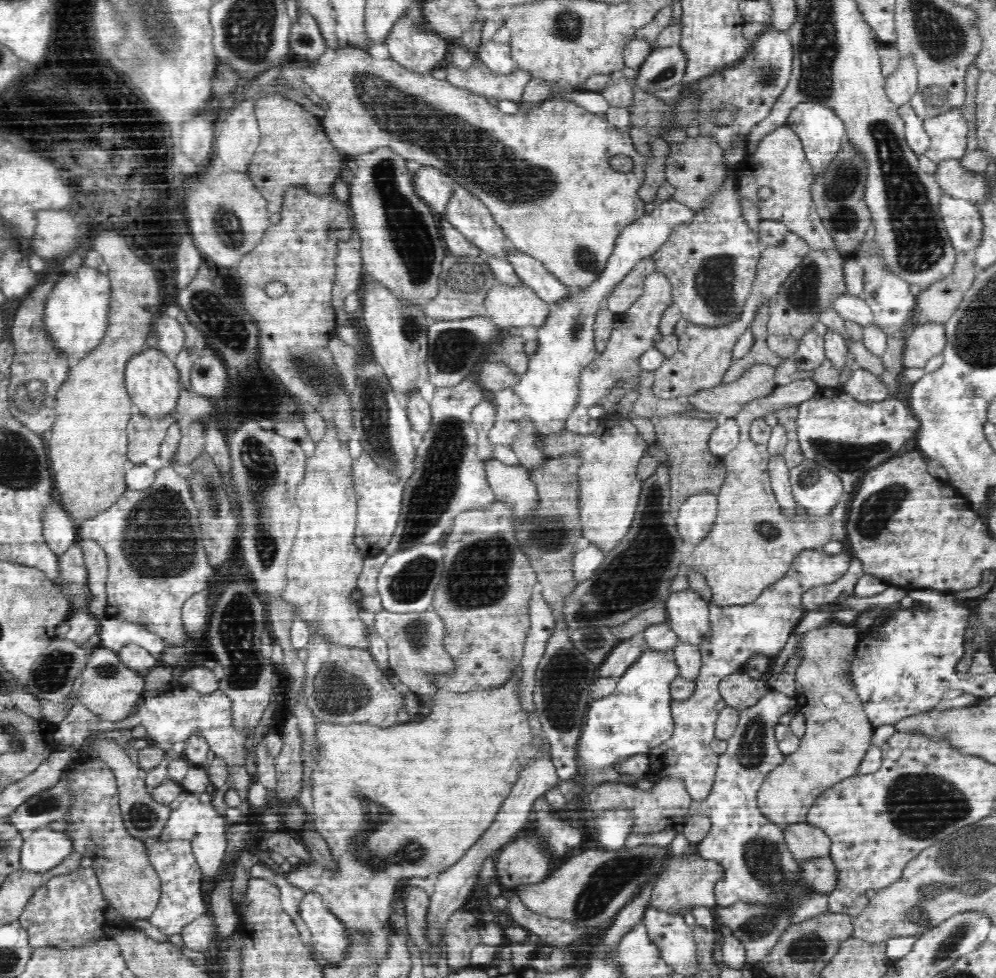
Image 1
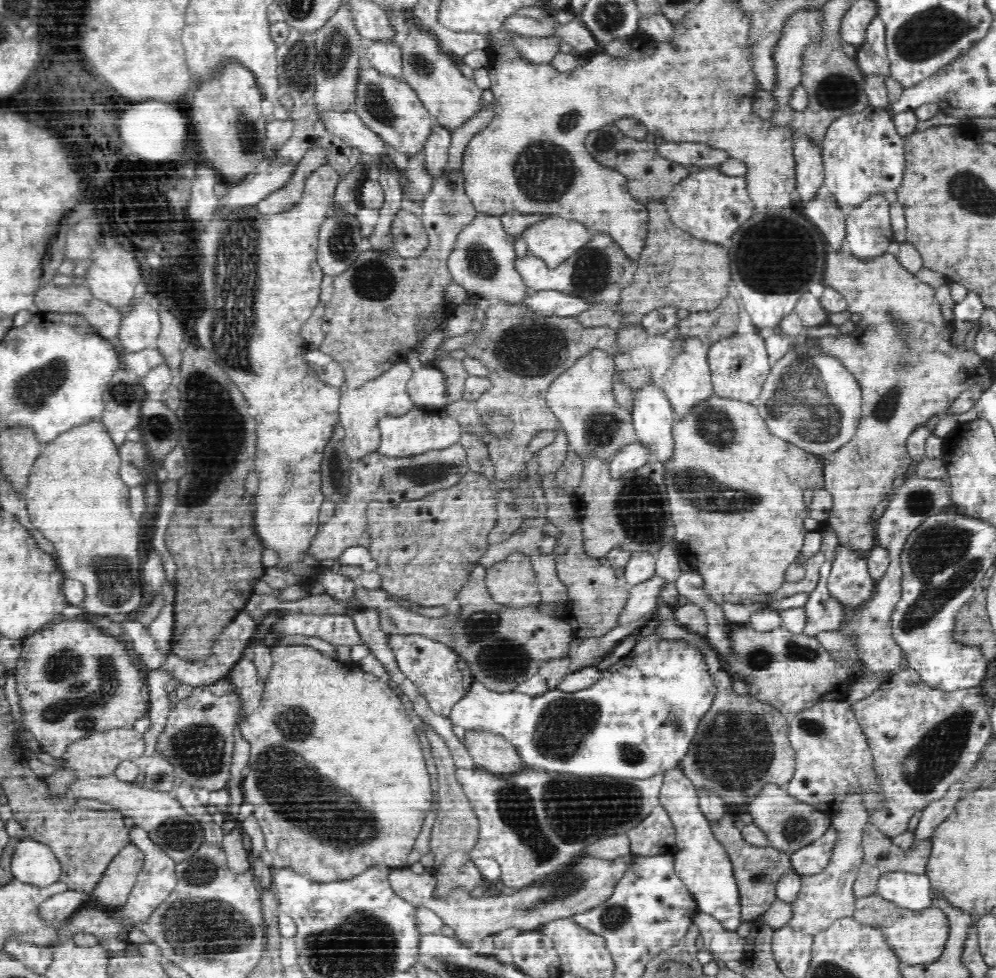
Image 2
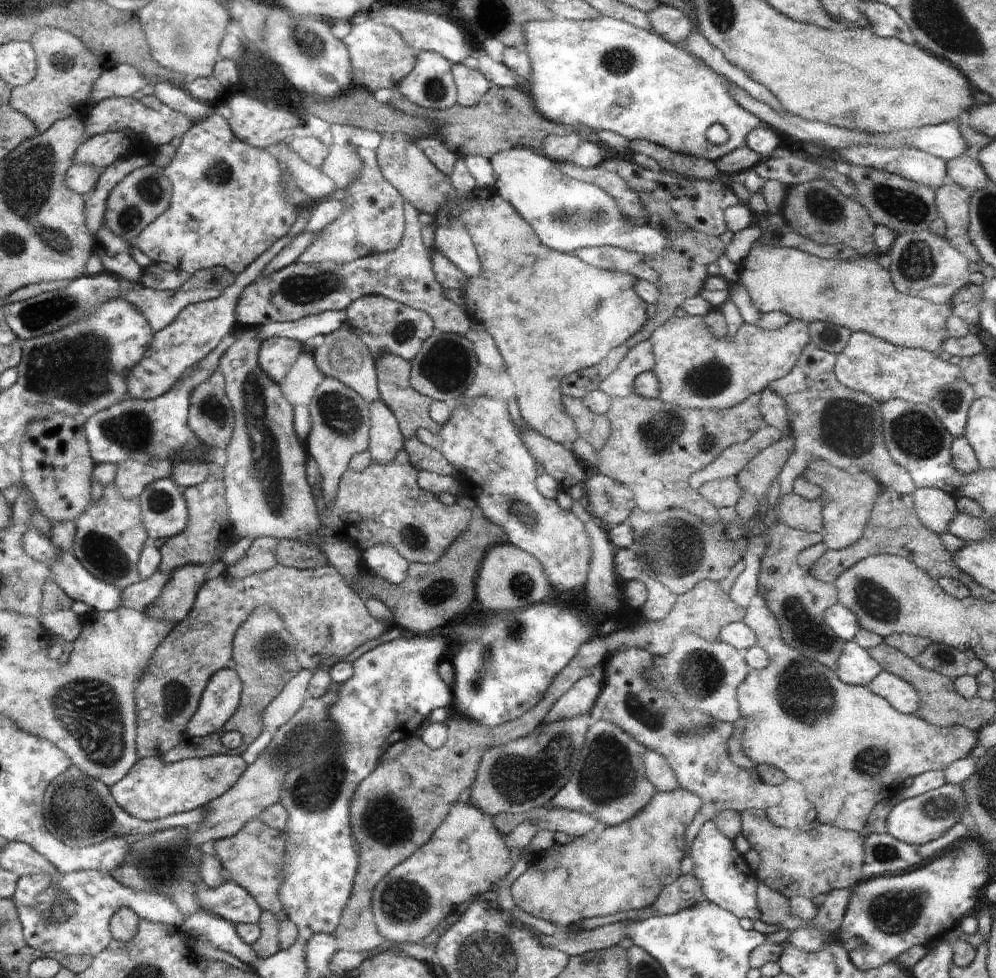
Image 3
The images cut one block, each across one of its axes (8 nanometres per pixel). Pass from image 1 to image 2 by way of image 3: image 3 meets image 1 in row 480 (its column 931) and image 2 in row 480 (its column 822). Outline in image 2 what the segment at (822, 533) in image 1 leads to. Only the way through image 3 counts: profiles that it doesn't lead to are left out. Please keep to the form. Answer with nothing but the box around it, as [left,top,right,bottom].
[664,394,825,606]

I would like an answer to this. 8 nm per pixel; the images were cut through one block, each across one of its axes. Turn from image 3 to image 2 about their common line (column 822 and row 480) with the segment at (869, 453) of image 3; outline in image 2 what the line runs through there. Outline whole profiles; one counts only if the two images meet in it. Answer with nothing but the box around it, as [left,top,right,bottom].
[310,443,469,560]

